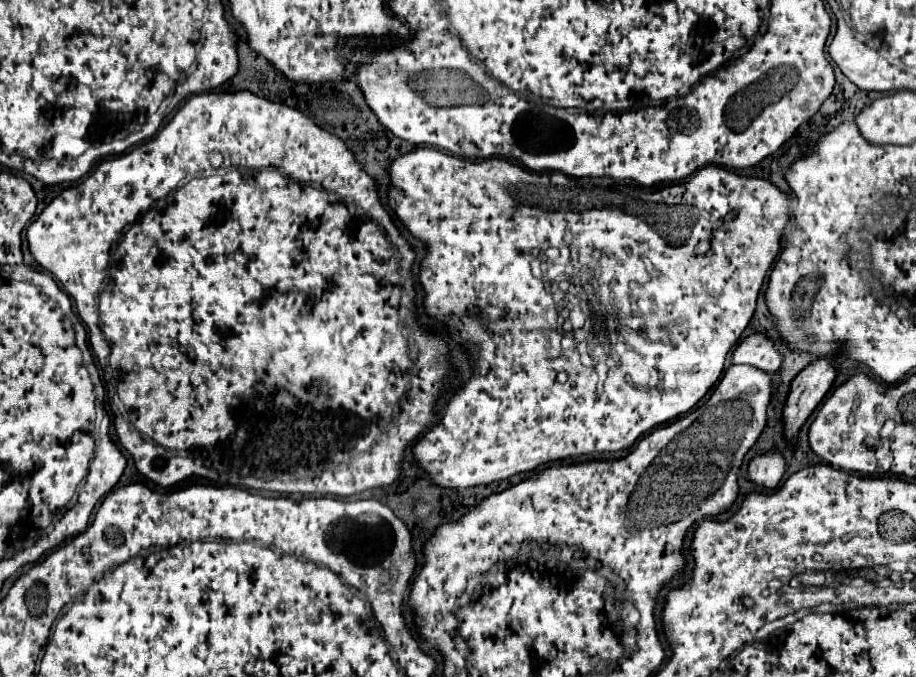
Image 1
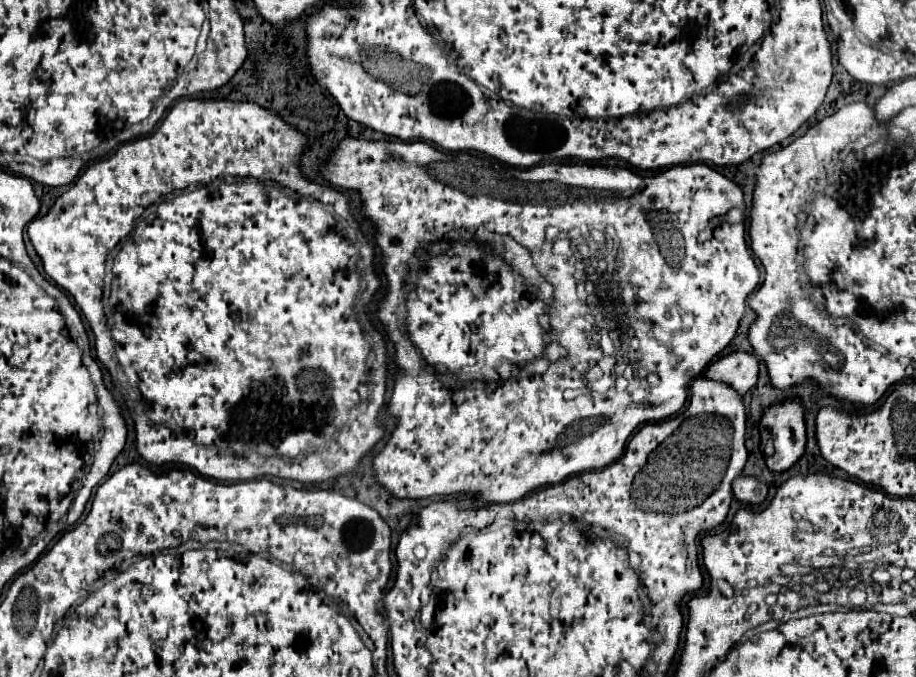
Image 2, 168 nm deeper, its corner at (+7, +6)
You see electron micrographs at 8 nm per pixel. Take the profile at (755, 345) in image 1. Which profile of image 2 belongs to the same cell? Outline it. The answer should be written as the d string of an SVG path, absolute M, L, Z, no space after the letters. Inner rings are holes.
M734 351L714 361L704 375L730 383L744 395L758 381L758 367L760 367L760 361L754 353Z

